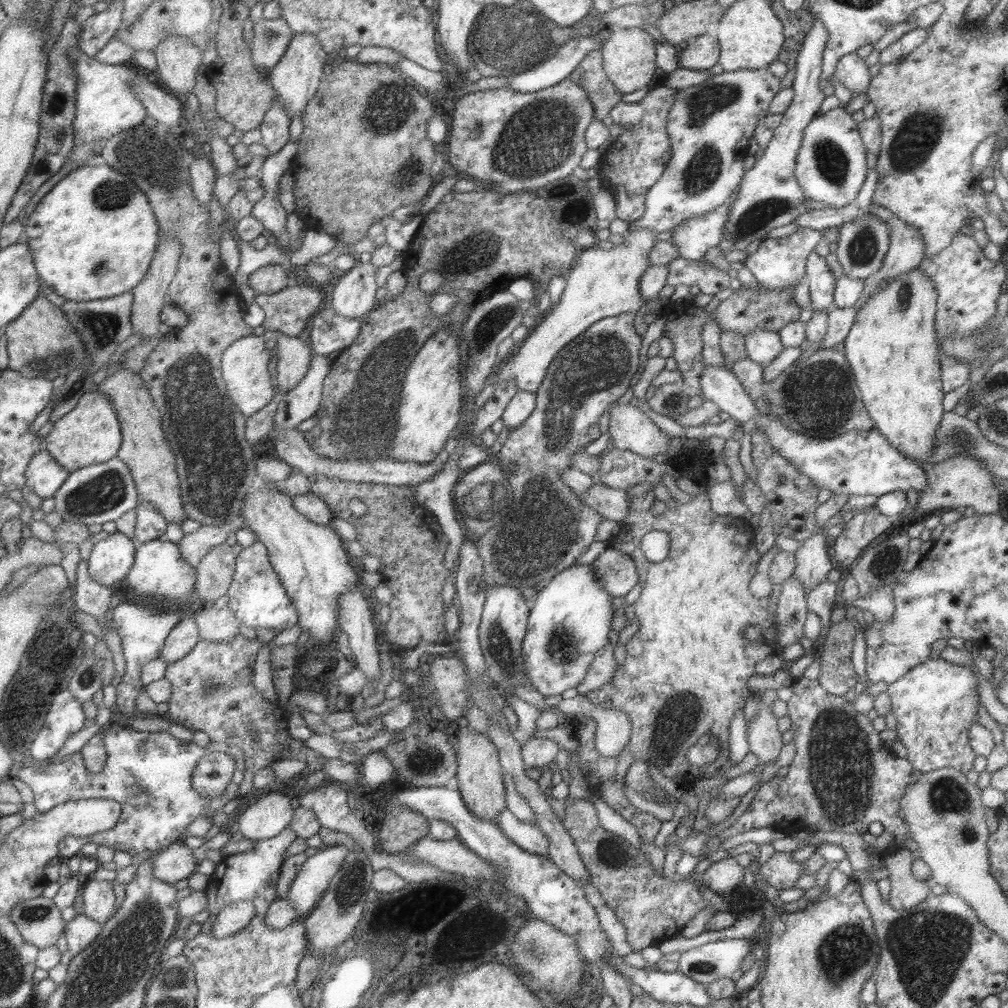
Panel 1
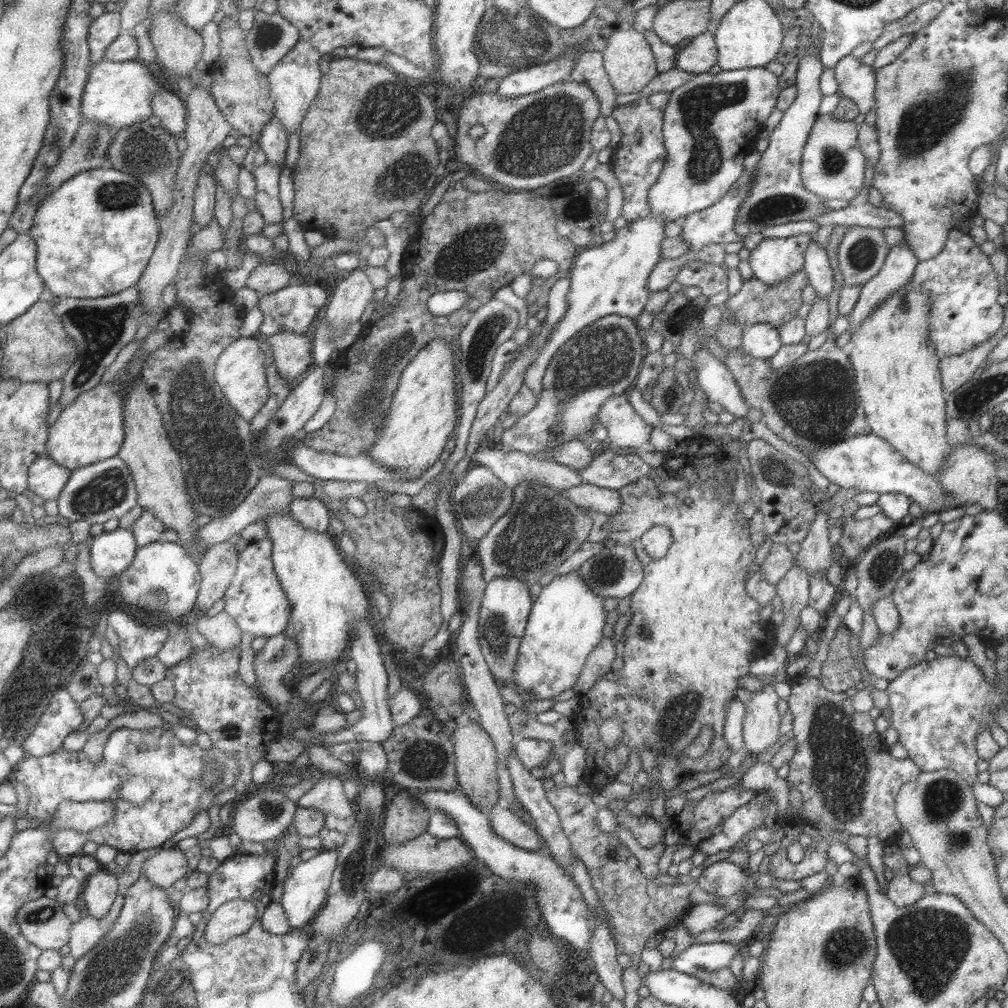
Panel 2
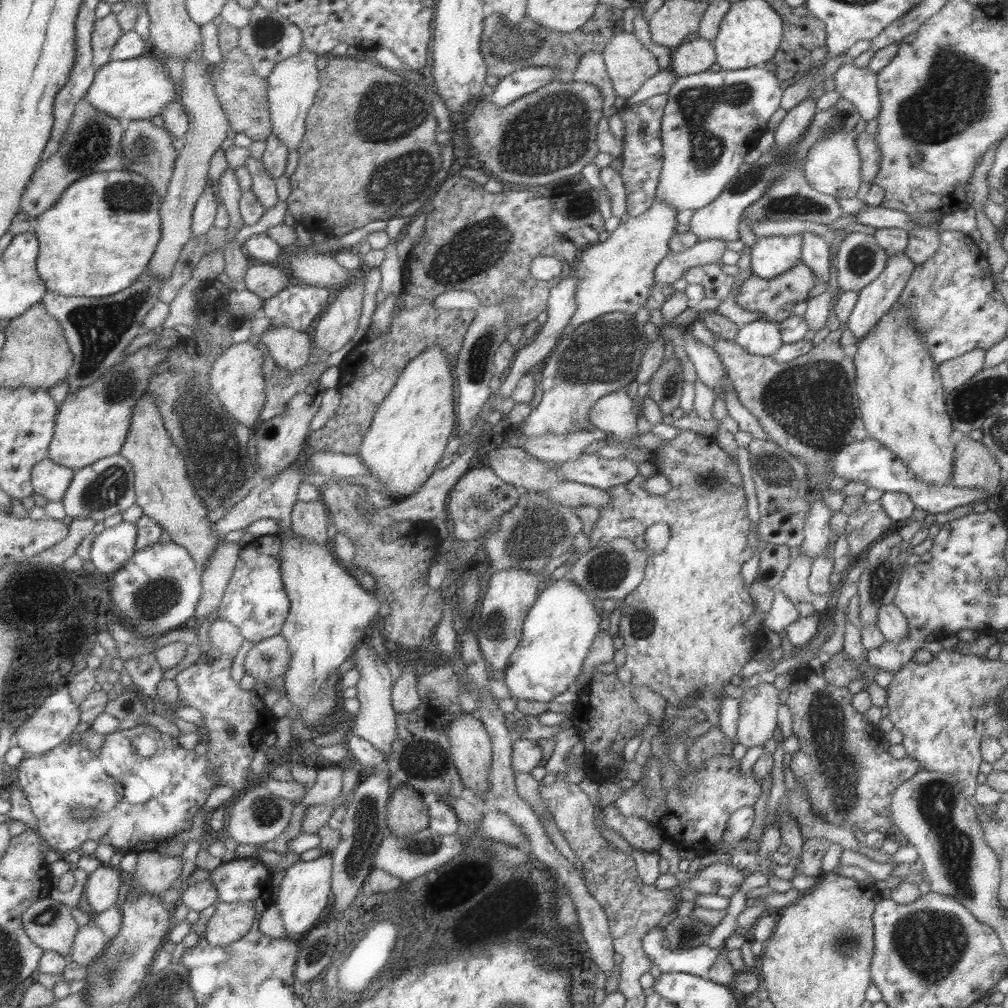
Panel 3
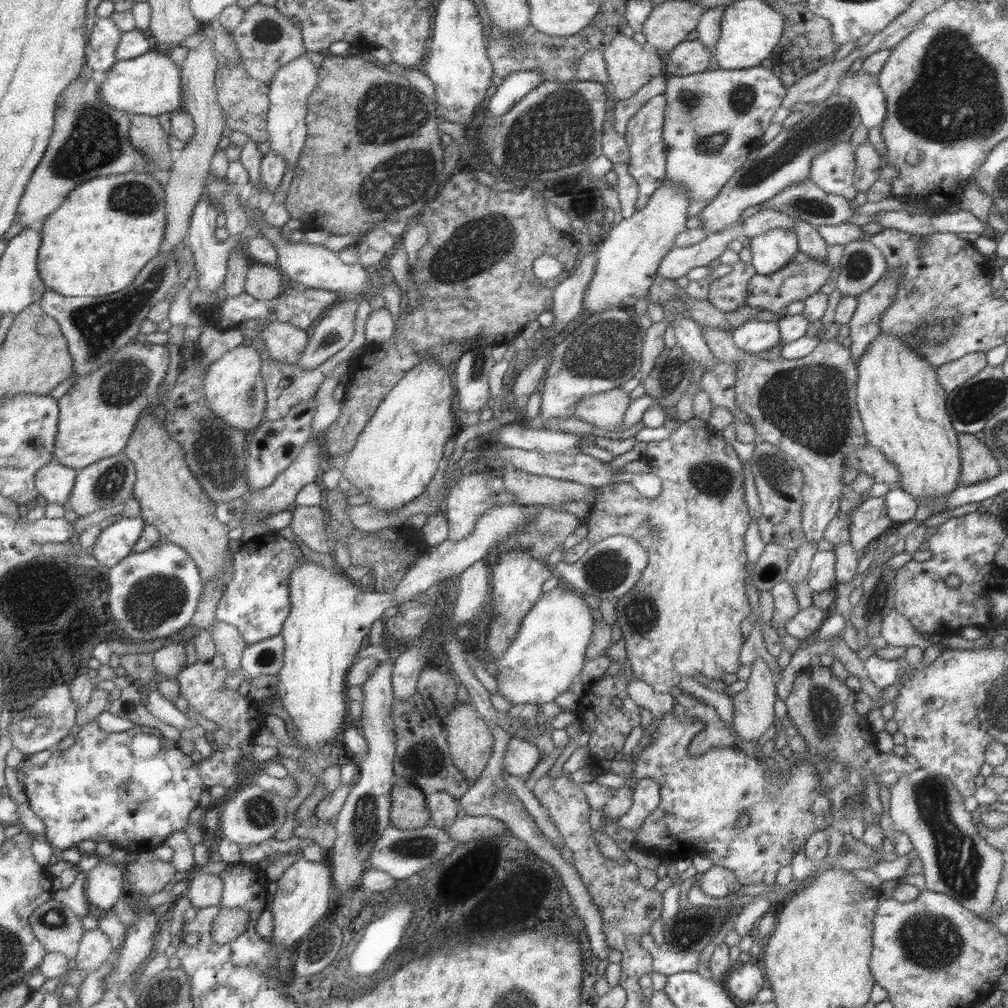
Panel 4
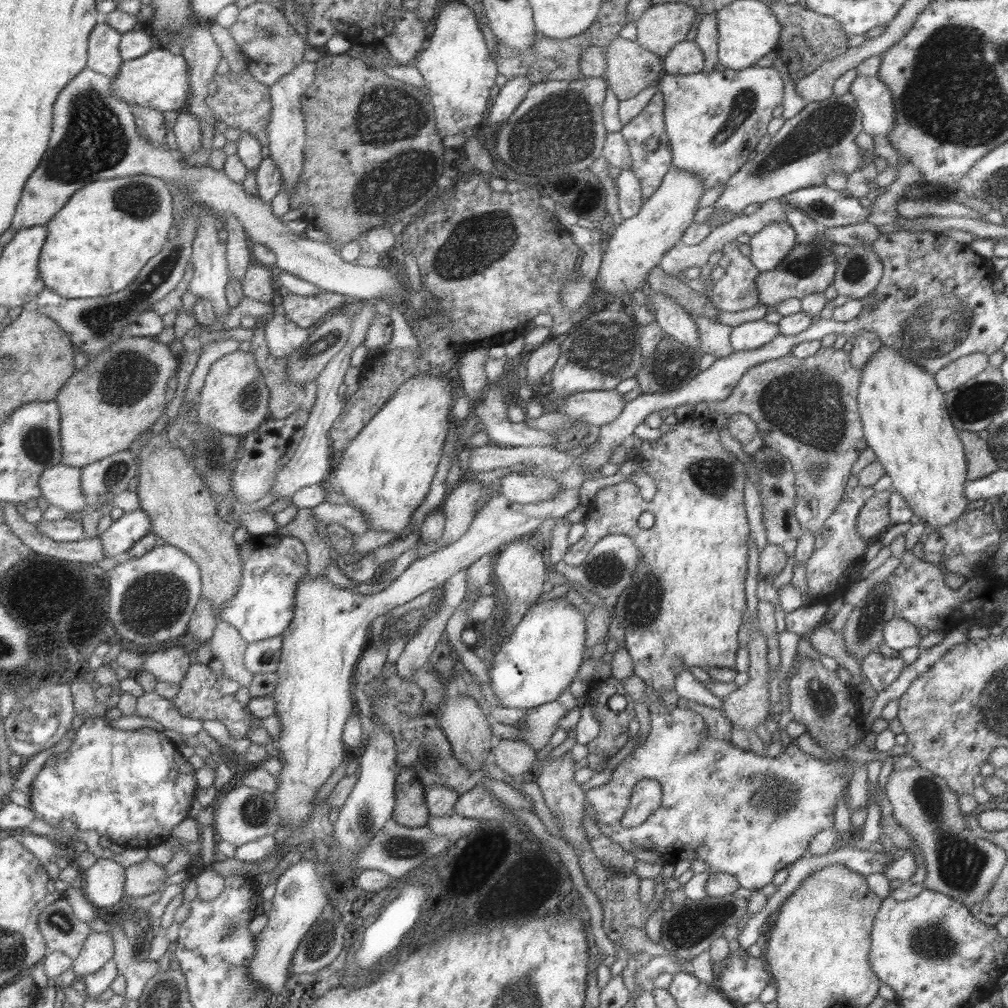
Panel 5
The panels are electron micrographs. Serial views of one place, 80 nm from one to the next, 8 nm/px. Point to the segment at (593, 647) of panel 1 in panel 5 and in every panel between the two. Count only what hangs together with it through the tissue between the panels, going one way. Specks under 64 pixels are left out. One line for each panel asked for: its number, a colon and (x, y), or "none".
2: (565, 621)
3: (559, 628)
4: (547, 654)
5: (541, 657)

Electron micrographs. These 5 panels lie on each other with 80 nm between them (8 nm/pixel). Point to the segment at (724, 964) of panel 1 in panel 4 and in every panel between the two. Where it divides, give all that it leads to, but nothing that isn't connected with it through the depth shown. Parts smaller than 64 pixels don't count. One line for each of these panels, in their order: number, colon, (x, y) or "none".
2: (698, 960)
3: (697, 961)
4: (665, 961)

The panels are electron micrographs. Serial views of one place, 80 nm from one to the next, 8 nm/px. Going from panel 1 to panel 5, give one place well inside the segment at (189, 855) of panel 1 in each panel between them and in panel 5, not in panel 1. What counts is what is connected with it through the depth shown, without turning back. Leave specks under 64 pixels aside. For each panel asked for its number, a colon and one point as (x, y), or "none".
2: (165, 868)
3: (156, 872)
4: (147, 875)
5: (142, 879)

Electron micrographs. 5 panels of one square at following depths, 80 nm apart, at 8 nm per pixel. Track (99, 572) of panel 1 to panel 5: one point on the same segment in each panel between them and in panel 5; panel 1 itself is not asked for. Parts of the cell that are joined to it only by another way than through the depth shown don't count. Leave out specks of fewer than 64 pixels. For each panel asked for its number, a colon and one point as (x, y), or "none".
2: (113, 552)
3: (114, 546)
4: (116, 542)
5: (127, 530)

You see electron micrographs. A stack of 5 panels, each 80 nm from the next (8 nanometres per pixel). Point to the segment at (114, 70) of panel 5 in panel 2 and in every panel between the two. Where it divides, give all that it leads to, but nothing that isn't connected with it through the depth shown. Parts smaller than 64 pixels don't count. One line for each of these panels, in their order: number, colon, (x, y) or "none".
2: (105, 29)
3: (108, 31)
4: (107, 35)

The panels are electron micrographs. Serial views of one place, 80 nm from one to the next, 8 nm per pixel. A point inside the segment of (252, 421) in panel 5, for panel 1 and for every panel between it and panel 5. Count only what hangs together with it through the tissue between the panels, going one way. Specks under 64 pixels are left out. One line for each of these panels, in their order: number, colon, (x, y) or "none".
1: (245, 366)
2: (241, 371)
3: (237, 377)
4: (235, 388)

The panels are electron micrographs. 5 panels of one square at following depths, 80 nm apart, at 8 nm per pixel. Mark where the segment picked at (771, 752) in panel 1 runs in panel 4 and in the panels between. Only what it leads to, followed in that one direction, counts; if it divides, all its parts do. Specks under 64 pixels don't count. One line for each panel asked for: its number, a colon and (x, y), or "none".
2: (759, 733)
3: (757, 714)
4: (753, 714)

